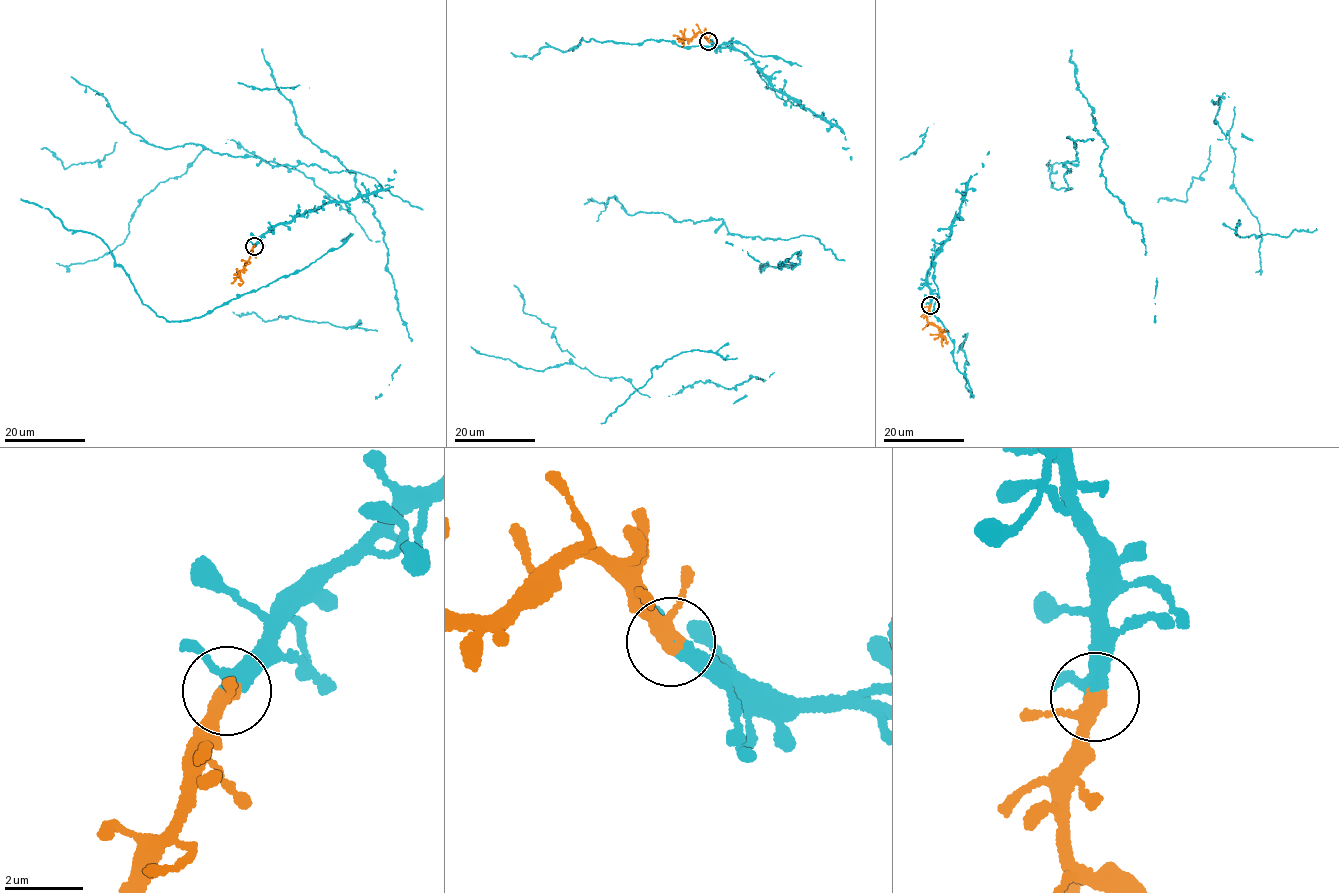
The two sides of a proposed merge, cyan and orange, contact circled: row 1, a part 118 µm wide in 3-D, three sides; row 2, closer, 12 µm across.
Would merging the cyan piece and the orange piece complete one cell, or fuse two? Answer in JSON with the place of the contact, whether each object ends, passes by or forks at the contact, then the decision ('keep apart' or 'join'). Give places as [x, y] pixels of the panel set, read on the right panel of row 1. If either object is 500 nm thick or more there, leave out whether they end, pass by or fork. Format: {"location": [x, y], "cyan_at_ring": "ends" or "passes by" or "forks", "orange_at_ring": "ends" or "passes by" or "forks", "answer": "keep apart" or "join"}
{"location": [930, 305], "cyan_at_ring": "passes by", "orange_at_ring": "passes by", "answer": "join"}

